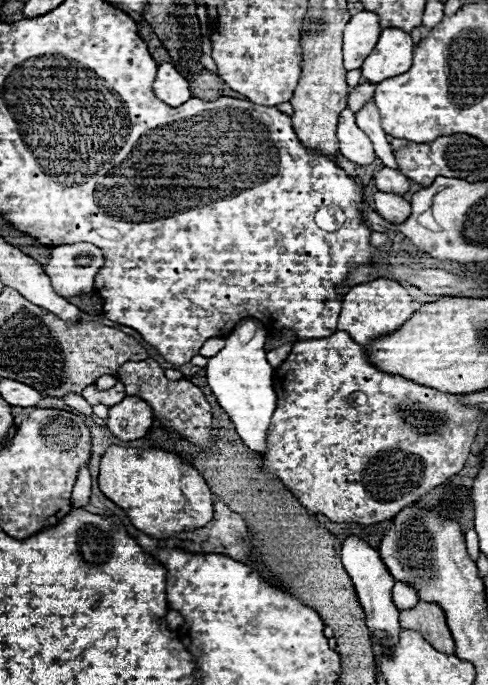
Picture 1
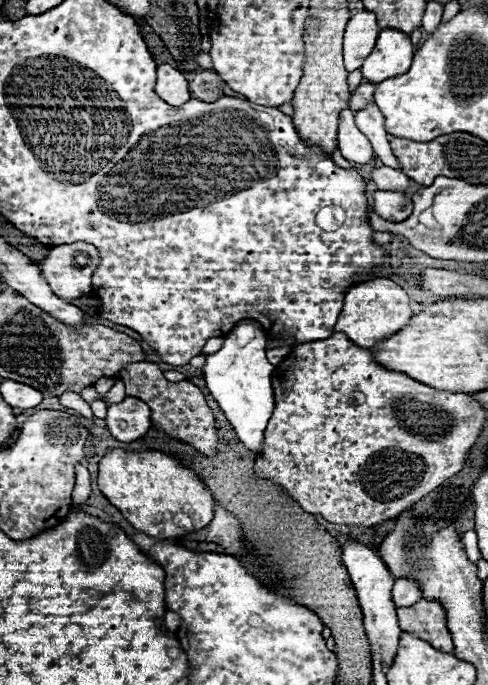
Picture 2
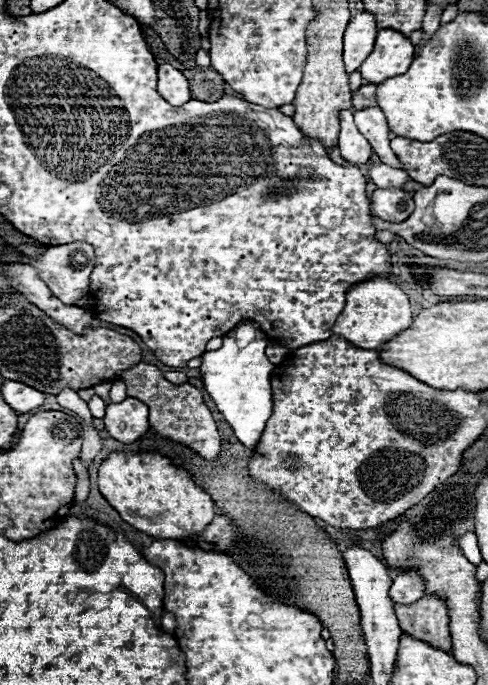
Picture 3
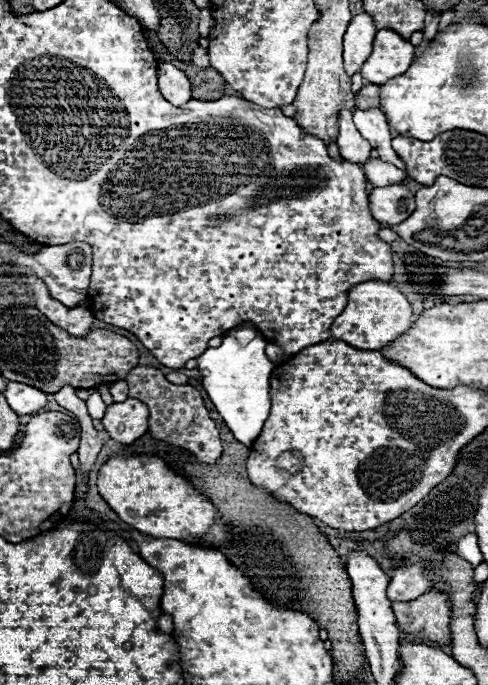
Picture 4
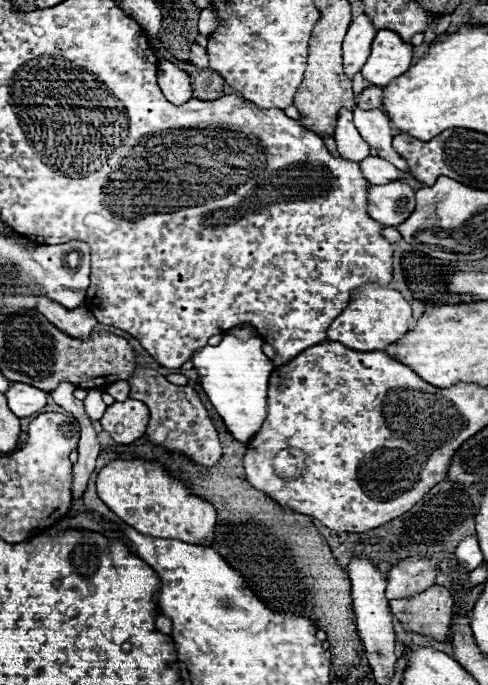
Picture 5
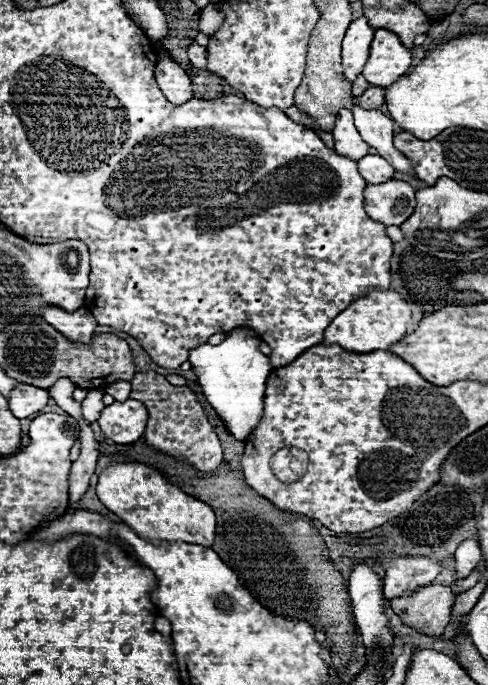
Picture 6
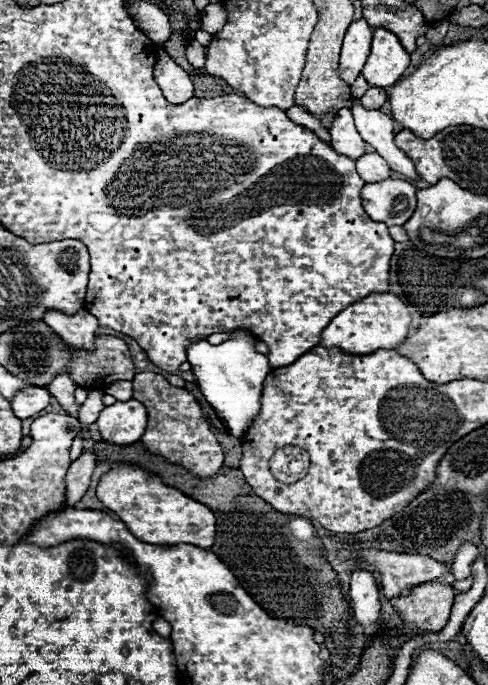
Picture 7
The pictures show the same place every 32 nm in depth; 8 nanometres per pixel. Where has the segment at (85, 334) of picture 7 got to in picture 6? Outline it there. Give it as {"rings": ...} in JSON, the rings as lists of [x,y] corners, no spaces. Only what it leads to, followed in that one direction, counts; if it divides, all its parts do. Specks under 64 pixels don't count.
{"rings":[[[46,306],[42,316],[58,332],[62,332],[62,336],[66,336],[66,340],[76,342],[76,344],[90,344],[94,330],[98,326],[94,316],[86,308],[80,308],[70,314],[70,312],[64,312],[62,308]]]}

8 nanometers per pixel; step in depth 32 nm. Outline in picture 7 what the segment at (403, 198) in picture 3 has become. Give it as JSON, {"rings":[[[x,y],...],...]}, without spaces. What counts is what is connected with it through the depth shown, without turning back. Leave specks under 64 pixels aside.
{"rings":[[[388,178],[382,182],[368,182],[360,198],[366,214],[386,226],[406,224],[416,208],[416,188],[408,180]]]}

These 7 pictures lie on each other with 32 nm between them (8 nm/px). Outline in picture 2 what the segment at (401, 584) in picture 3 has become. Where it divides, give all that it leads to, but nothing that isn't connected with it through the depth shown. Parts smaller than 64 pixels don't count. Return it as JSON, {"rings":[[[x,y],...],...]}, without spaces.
{"rings":[[[396,578],[394,588],[392,588],[394,604],[396,606],[412,606],[422,598],[420,584],[412,578]]]}

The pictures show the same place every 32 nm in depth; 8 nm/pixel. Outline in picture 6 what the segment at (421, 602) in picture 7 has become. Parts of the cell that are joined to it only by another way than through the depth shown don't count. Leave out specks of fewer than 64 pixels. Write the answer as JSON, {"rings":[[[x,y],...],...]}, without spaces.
{"rings":[[[428,584],[406,598],[392,598],[392,610],[402,622],[426,636],[444,634],[454,604],[454,592],[448,586]]]}

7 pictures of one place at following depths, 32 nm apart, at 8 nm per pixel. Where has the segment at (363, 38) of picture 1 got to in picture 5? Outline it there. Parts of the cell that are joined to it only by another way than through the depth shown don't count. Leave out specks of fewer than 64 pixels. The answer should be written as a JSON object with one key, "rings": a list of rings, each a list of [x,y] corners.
{"rings":[[[366,14],[354,18],[352,24],[348,26],[348,32],[342,44],[344,72],[348,78],[354,78],[362,70],[362,64],[366,64],[374,34],[376,34],[376,28],[372,26]]]}

